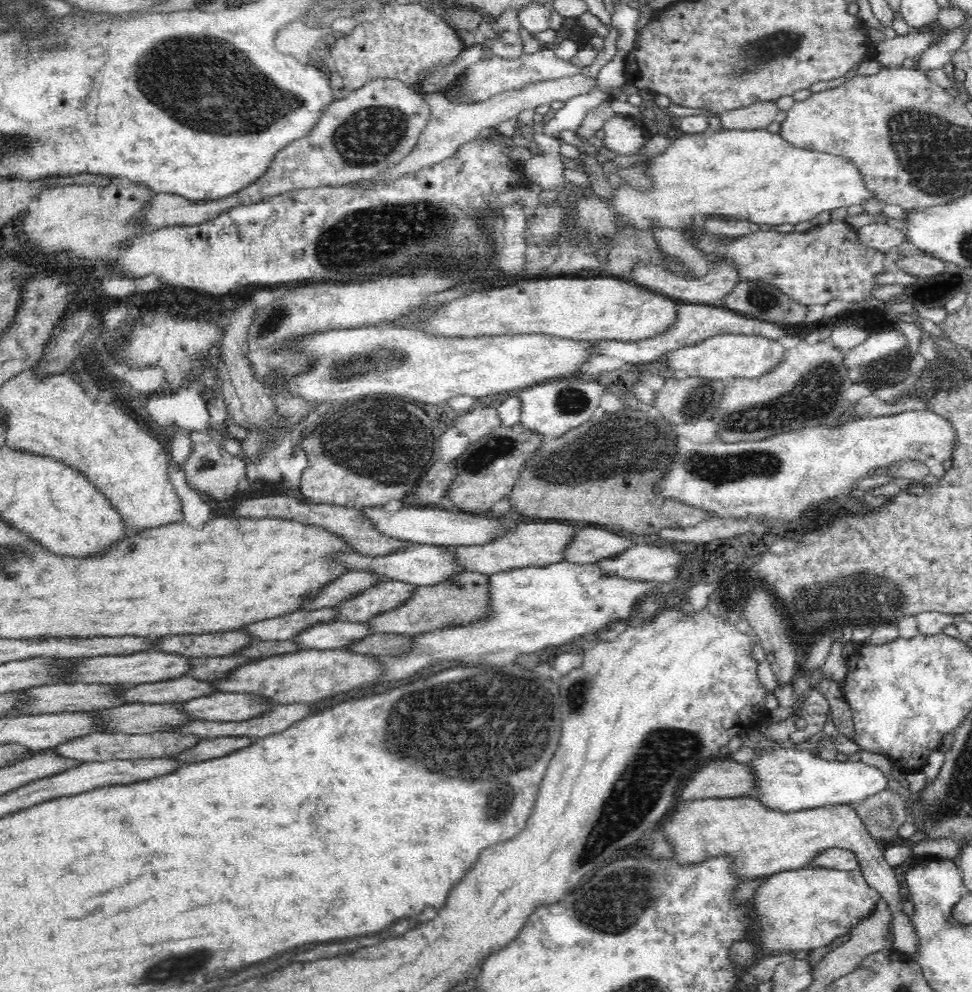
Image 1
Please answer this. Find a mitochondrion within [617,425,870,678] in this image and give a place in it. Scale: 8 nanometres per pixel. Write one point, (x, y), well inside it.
(713, 468)

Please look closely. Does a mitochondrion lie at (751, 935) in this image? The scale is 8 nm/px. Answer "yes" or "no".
no

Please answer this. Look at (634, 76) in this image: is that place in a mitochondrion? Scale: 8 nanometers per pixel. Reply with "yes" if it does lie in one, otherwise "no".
no

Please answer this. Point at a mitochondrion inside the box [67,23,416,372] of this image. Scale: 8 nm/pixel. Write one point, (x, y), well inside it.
(202, 83)

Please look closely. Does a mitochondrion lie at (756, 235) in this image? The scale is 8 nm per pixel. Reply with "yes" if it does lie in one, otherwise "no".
no

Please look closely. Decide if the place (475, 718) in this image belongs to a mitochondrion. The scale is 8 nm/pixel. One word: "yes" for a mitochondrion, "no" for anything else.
yes

